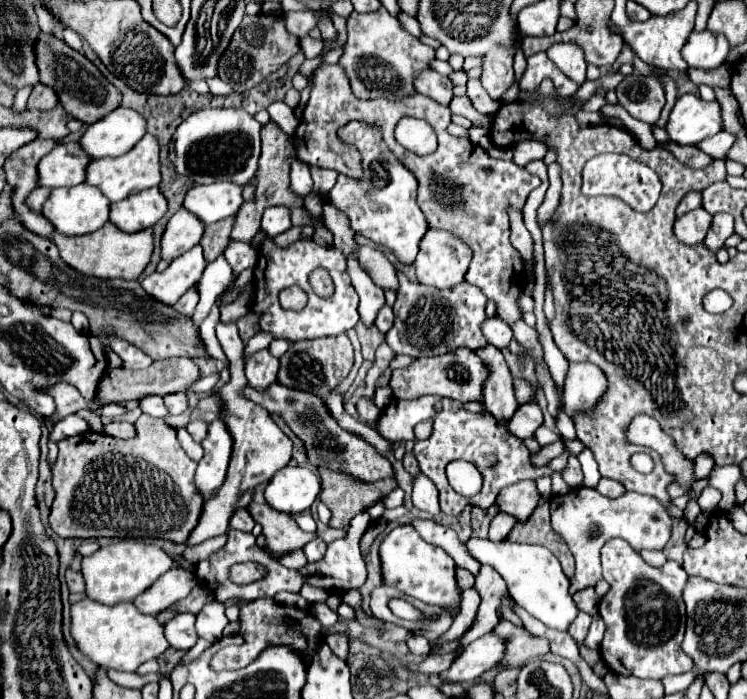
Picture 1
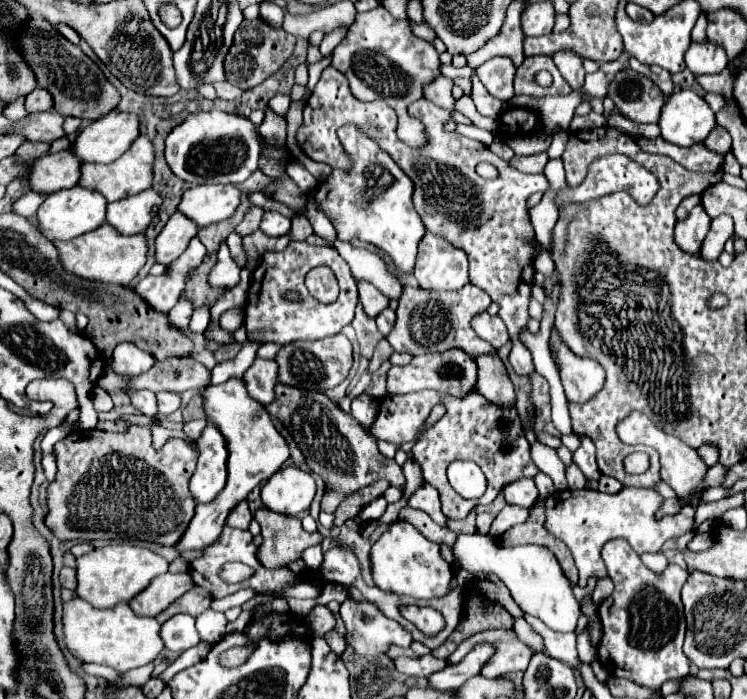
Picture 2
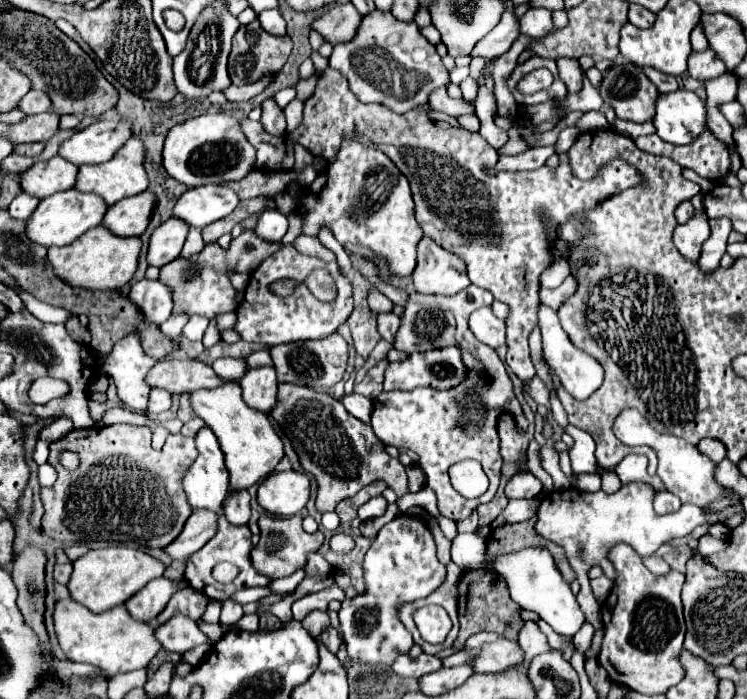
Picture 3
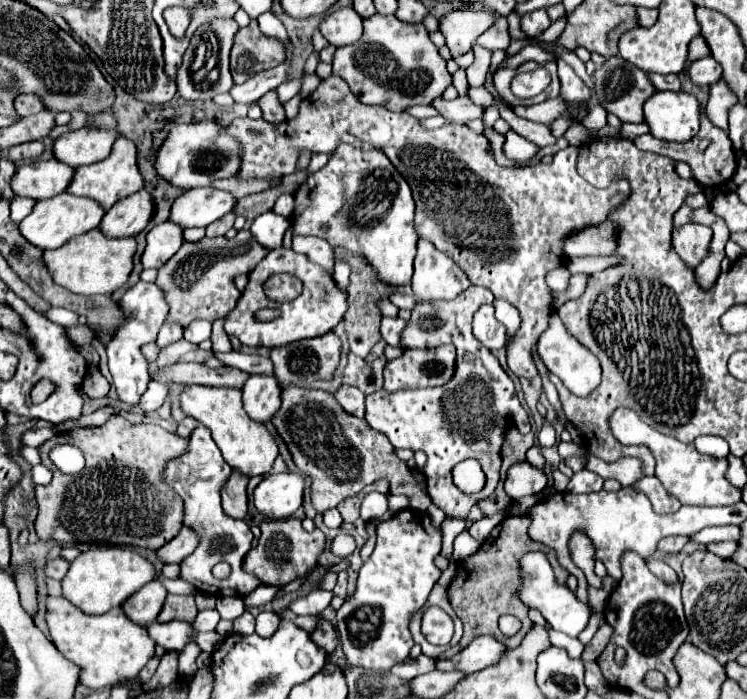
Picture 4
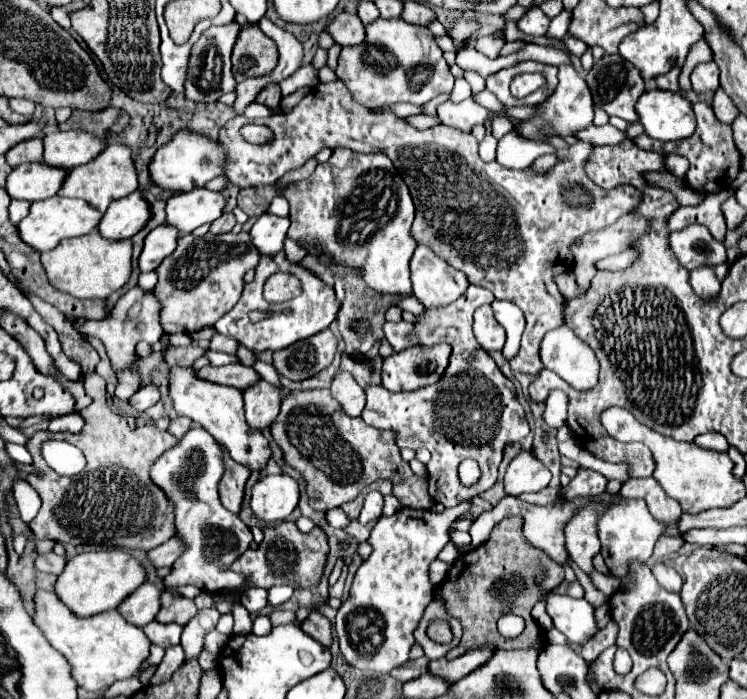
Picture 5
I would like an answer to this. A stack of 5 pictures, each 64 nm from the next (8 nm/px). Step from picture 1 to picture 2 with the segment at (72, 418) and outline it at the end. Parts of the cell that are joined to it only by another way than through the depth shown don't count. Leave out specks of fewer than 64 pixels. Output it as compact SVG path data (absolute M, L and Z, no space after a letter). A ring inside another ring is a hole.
M78 421L74 423L71 430L69 431L63 429L61 426L49 429L41 442L43 456L53 451L53 447L56 442L64 439L68 434L75 432L76 430L79 430Z

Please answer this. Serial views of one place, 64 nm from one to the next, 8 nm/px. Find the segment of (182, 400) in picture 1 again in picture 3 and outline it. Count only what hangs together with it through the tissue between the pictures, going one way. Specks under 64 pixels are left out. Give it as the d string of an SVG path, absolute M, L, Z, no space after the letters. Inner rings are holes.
M152 388L148 396L148 414L160 414L170 408L170 394L164 392L164 388Z

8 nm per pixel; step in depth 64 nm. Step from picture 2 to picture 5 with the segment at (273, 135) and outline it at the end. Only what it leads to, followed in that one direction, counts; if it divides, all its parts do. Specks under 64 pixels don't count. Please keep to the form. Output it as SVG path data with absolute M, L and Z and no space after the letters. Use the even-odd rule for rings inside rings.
M268 84L268 86L256 96L256 102L266 104L266 106L270 106L270 108L276 108L276 110L280 112L280 98L282 98L282 94L280 94L278 84Z

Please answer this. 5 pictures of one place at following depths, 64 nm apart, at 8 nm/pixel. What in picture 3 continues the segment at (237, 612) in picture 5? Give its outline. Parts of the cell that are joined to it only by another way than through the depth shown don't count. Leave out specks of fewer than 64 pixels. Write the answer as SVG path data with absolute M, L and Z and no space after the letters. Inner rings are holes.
M244 614L238 622L236 622L236 628L241 631L247 631L250 633L257 632L259 629L259 615L257 614Z

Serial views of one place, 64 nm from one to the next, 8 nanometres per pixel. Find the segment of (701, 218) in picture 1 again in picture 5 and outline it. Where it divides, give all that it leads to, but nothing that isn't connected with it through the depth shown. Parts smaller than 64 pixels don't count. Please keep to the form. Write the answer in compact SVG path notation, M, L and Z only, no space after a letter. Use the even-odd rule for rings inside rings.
M688 226L680 232L670 232L668 244L686 270L700 268L704 264L714 268L728 260L726 246L718 242L704 226Z

